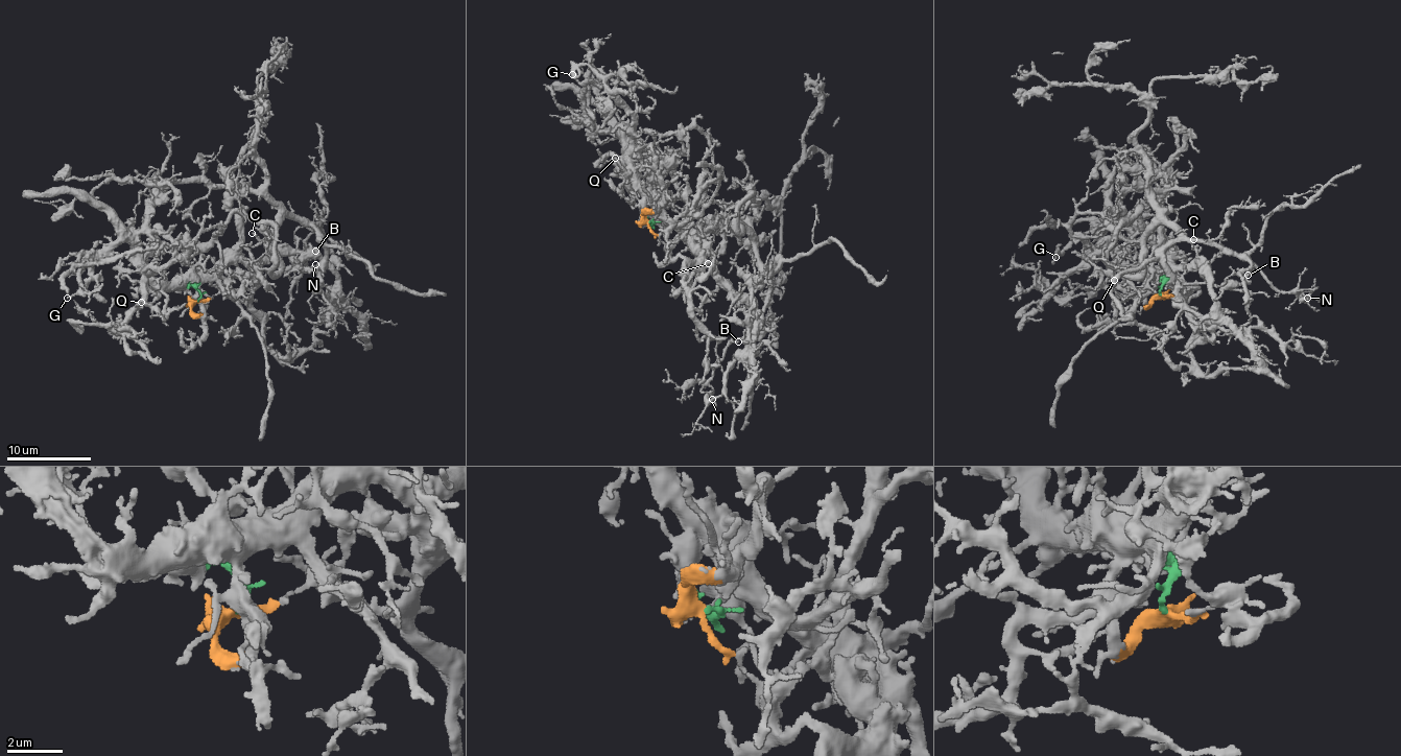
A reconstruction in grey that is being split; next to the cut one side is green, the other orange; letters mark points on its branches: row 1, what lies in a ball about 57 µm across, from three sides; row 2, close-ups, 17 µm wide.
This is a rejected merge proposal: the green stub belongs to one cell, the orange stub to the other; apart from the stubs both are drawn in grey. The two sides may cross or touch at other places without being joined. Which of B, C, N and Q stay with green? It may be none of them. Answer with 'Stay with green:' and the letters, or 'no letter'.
Stay with green: B, N

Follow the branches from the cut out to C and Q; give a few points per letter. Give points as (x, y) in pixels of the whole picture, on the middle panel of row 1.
C: (646, 223), (644, 213), (659, 207), (709, 256), (714, 273), (708, 264)
Q: (646, 223), (645, 212), (660, 208), (639, 180), (615, 158)

